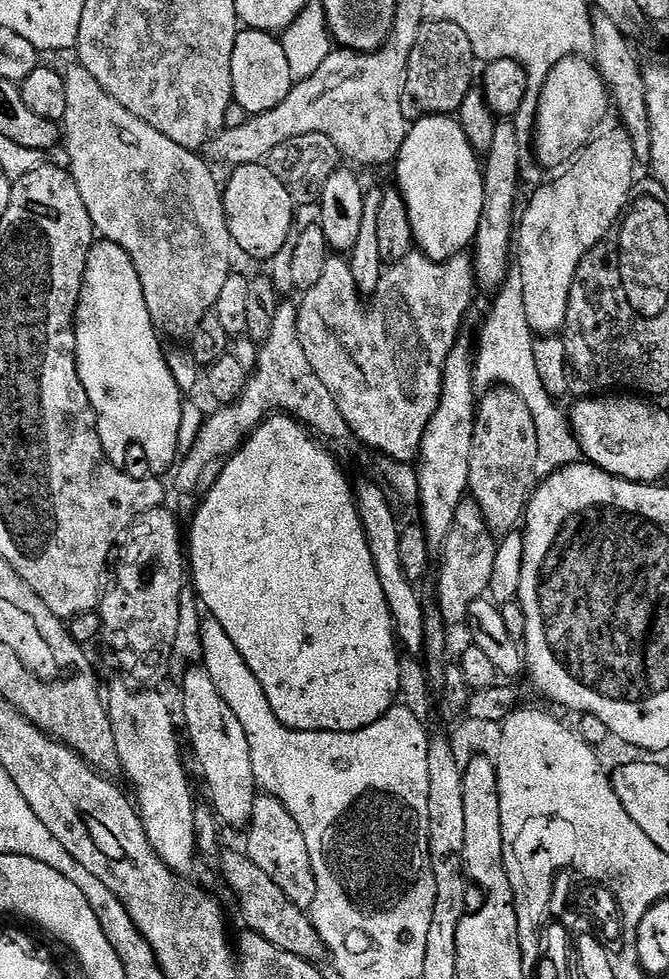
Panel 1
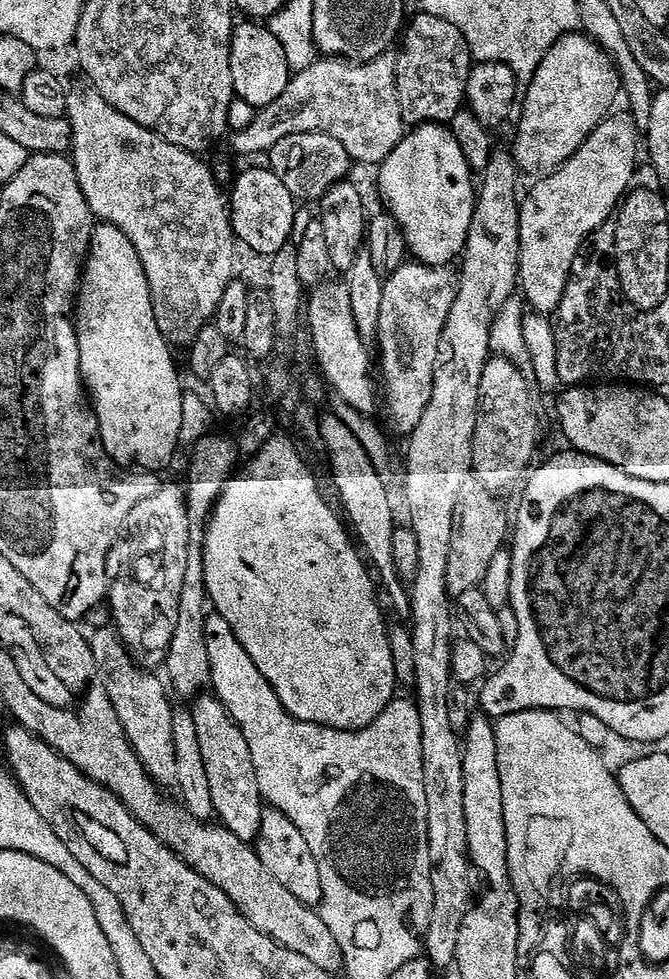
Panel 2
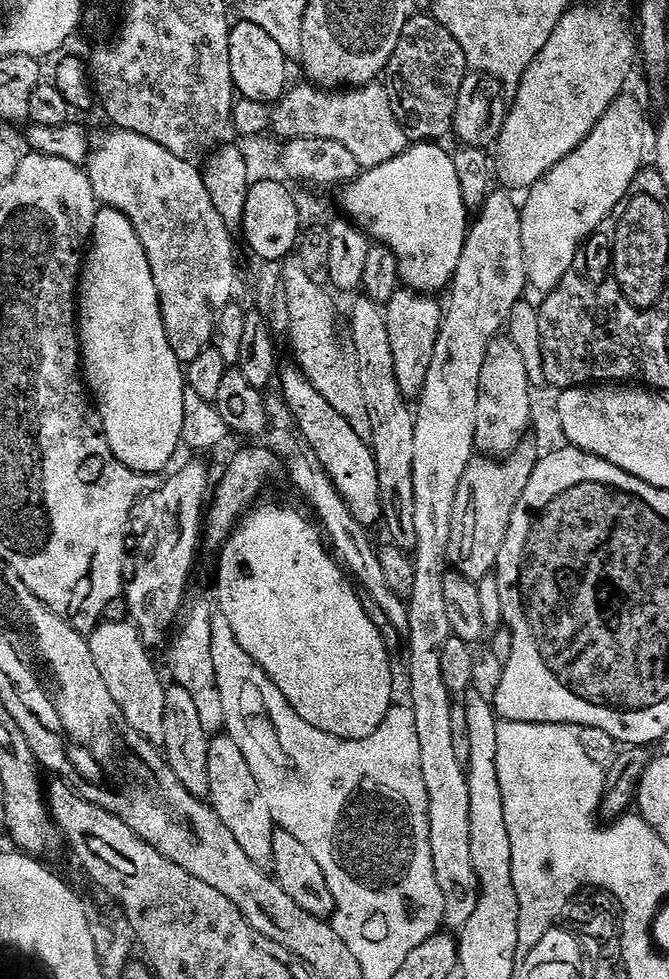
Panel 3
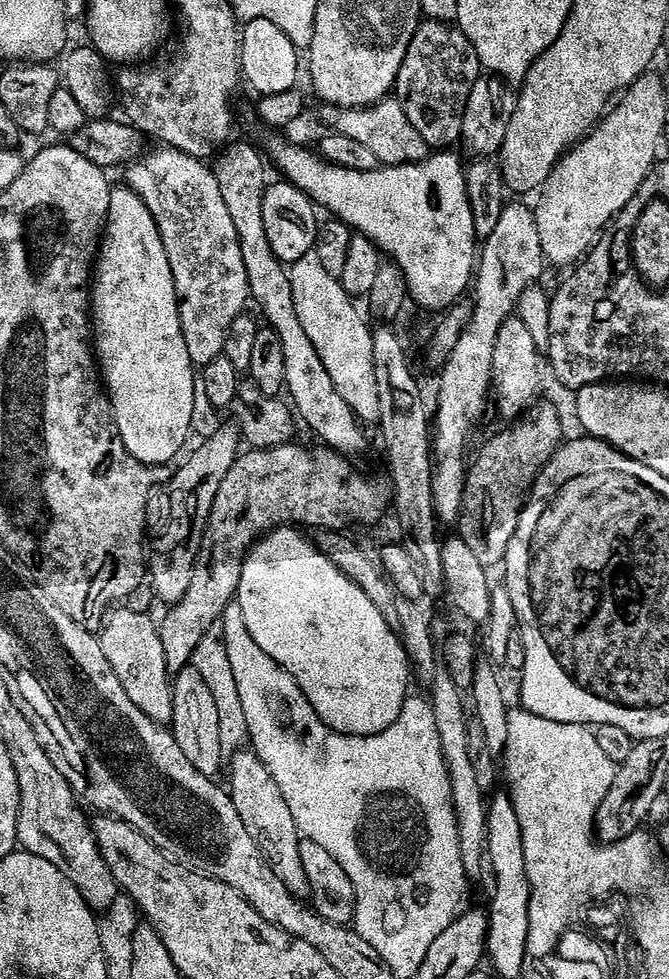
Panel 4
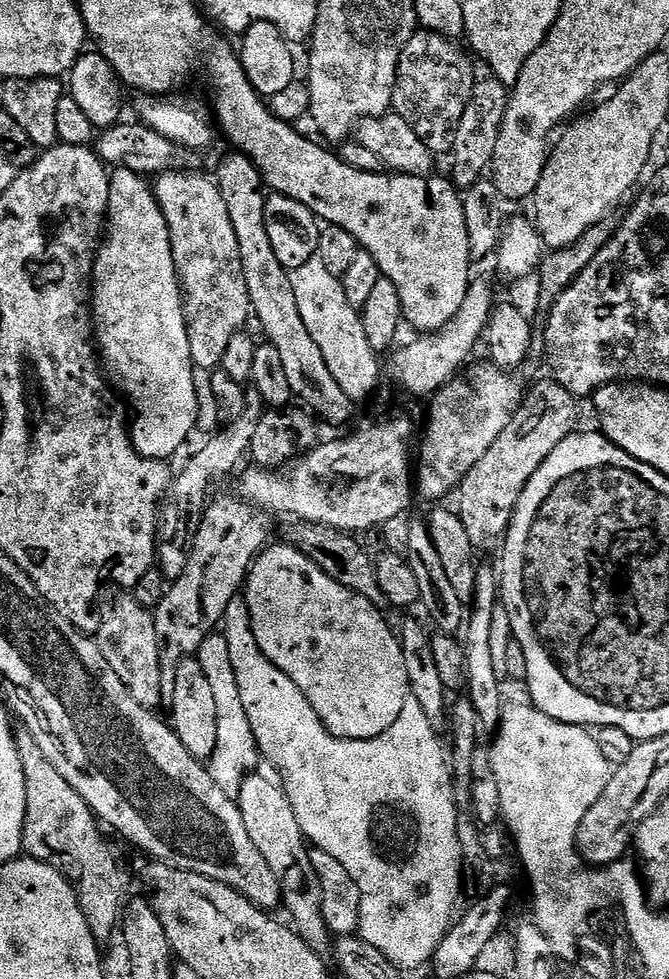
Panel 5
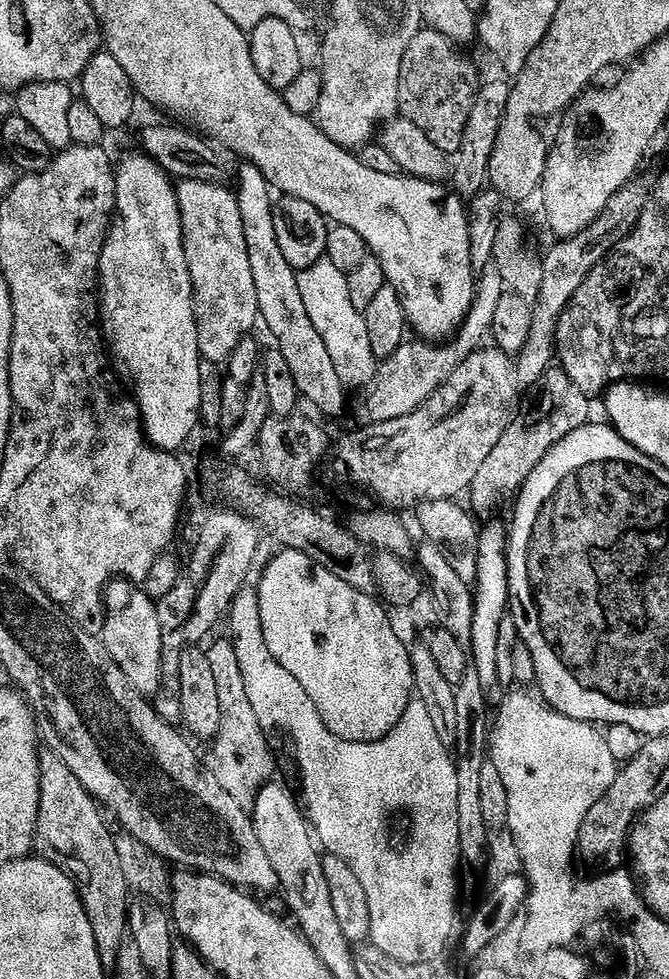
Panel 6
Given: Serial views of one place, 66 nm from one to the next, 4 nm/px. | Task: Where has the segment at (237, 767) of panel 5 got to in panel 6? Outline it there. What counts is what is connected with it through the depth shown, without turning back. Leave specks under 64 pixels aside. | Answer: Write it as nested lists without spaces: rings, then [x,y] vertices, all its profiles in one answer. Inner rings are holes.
[[[231,639],[216,640],[206,648],[215,689],[218,690],[218,709],[221,710],[221,724],[218,726],[212,748],[210,771],[218,778],[218,786],[242,805],[255,801],[256,795],[265,784],[273,779],[272,752],[264,737],[265,725],[260,723],[250,698],[246,695],[246,682],[242,682],[242,670],[238,666],[238,654],[234,654]]]

